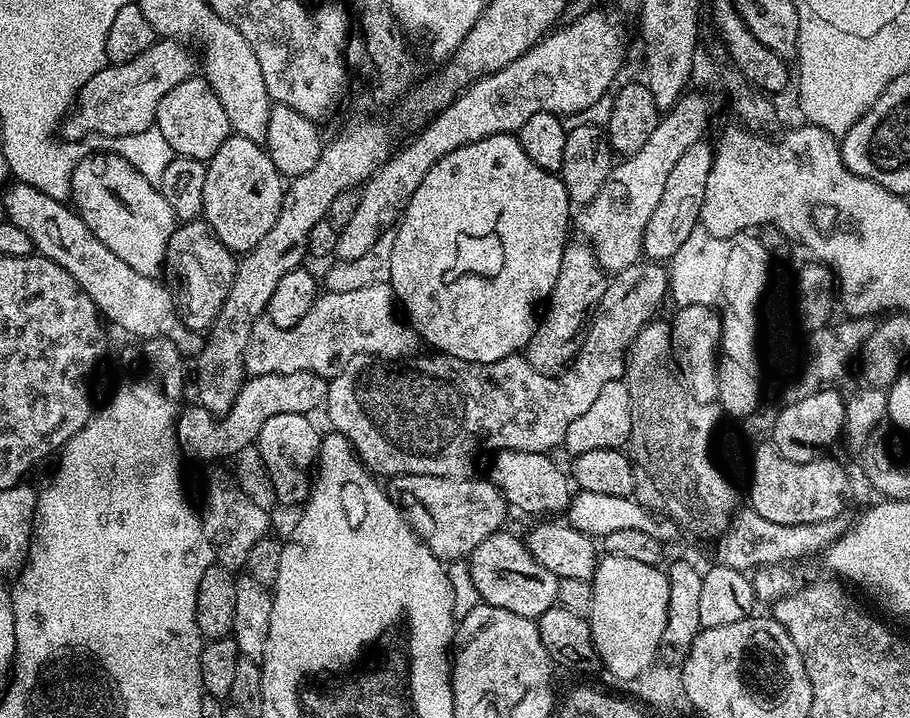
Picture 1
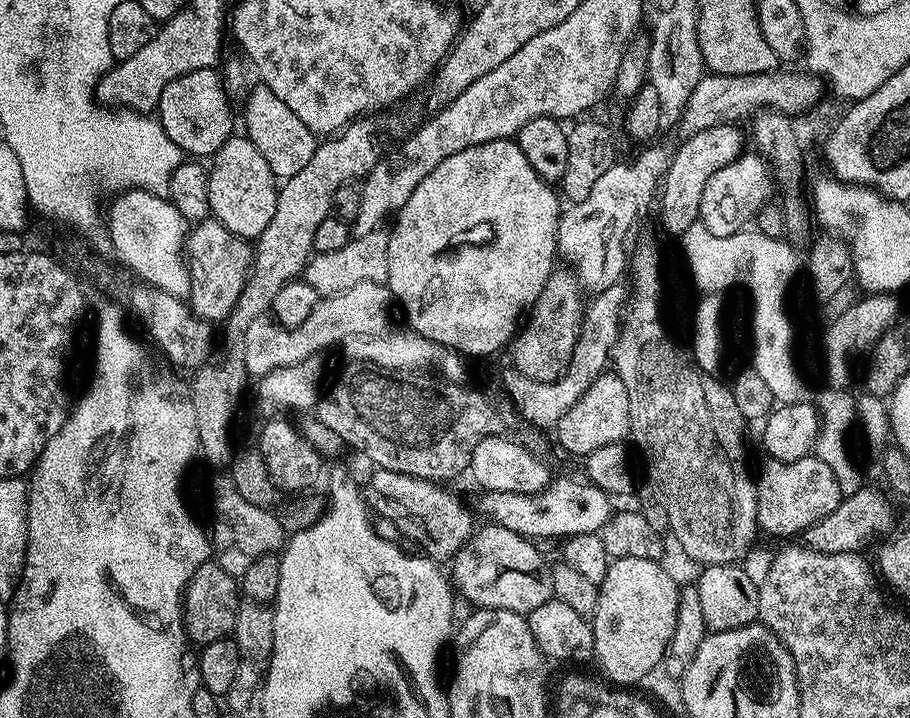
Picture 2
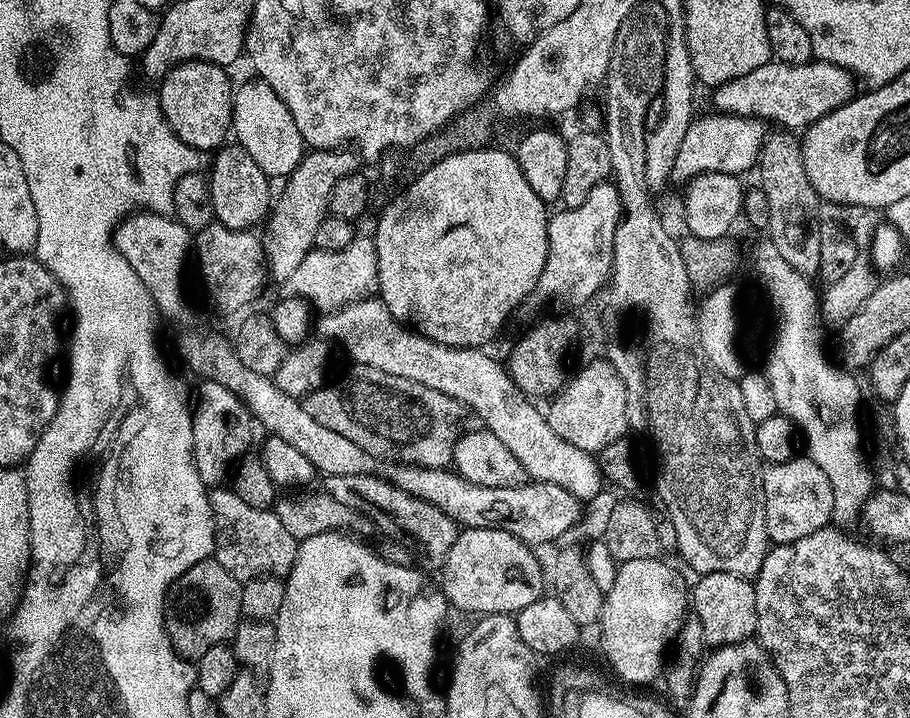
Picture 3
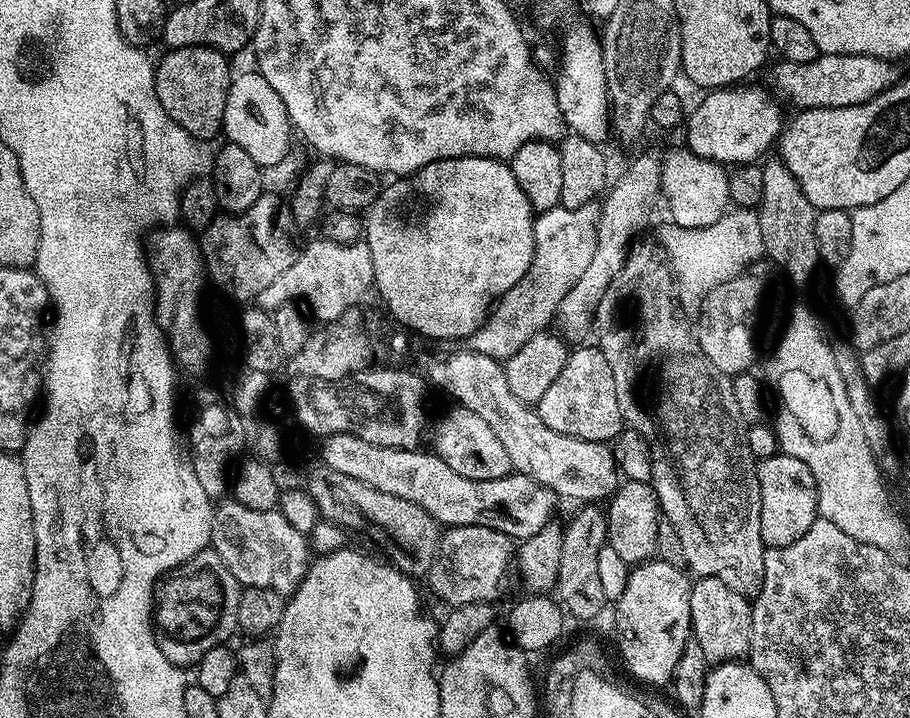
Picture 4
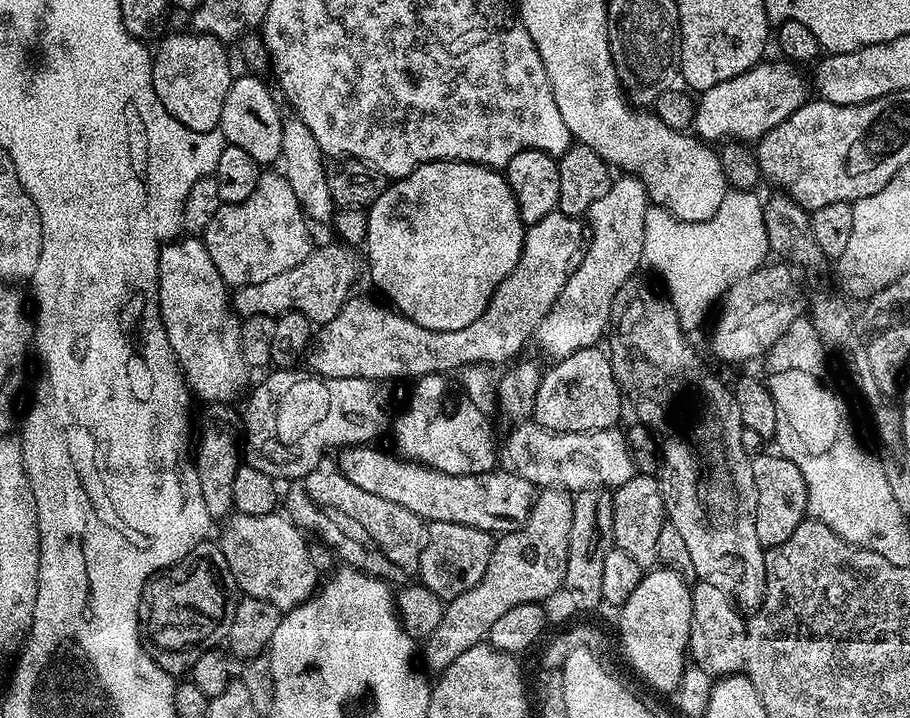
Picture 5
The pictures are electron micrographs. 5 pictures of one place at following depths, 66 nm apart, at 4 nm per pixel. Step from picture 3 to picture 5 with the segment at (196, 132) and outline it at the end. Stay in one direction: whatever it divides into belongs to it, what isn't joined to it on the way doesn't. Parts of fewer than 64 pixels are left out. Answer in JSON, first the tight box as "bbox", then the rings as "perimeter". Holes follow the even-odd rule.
{"bbox":[152,30,234,132],"perimeter":[[[191,30],[167,36],[165,35],[159,41],[160,49],[155,49],[152,57],[152,81],[154,82],[154,94],[158,94],[158,102],[162,102],[162,106],[166,106],[168,113],[178,122],[182,122],[185,128],[195,132],[217,131],[222,118],[222,102],[226,102],[226,94],[234,79],[232,64],[228,61],[227,50],[224,49],[227,48],[225,41],[208,36],[205,32]]]}

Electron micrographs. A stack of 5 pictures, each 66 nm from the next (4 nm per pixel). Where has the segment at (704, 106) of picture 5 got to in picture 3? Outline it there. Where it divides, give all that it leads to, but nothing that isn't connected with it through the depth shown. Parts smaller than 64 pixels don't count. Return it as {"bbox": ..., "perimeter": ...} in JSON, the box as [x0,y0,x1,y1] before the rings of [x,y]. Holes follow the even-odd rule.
{"bbox":[673,110,766,181],"perimeter":[[[715,110],[709,113],[709,116],[697,115],[686,130],[686,138],[682,138],[682,146],[678,146],[678,158],[674,158],[673,181],[683,181],[704,172],[740,176],[757,167],[760,146],[766,135],[765,121],[755,116],[729,116],[727,112]]]}

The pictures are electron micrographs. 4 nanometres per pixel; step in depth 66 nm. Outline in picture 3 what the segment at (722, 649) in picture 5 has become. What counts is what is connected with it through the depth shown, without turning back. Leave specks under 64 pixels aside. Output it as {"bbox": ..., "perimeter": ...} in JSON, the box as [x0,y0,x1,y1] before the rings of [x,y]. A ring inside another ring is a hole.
{"bbox":[690,572,756,649],"perimeter":[[[705,572],[690,588],[690,608],[702,624],[702,638],[709,649],[750,640],[756,634],[756,586],[751,579],[721,572]]]}

